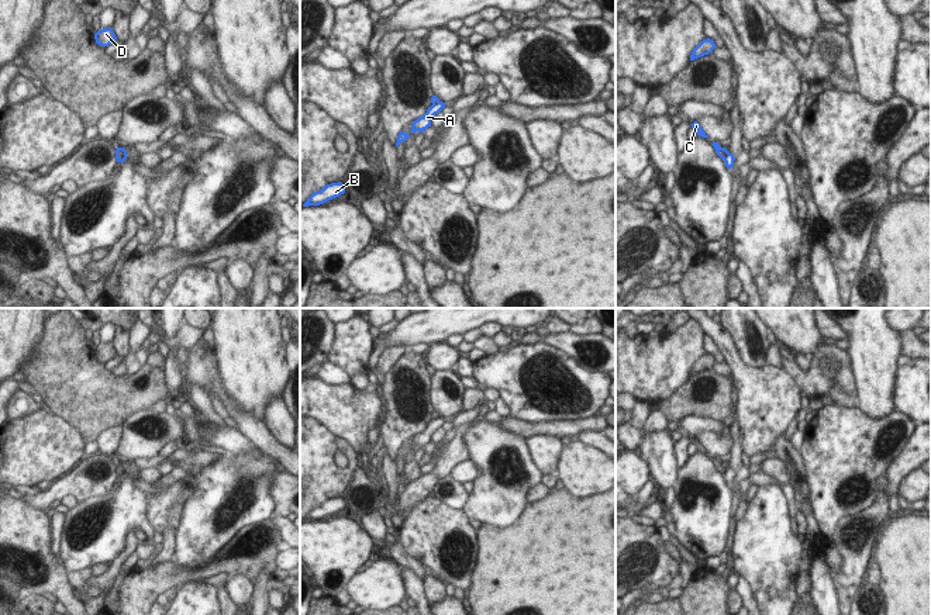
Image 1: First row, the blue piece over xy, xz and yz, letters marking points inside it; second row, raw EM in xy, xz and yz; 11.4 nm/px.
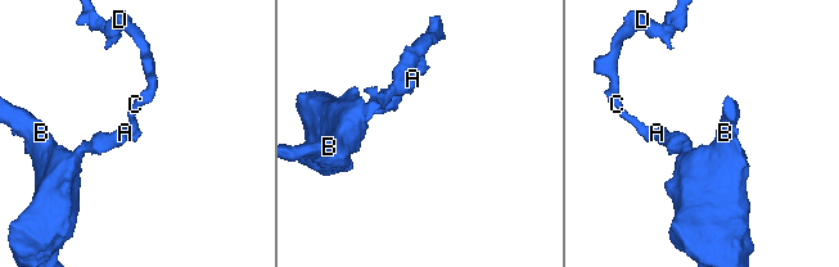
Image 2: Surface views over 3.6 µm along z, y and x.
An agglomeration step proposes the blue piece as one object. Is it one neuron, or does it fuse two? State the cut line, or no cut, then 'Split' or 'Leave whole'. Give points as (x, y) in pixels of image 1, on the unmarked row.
Split along yz (727, 466), (723, 473). Split

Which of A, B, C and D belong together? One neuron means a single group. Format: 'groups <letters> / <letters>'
groups A B / C D

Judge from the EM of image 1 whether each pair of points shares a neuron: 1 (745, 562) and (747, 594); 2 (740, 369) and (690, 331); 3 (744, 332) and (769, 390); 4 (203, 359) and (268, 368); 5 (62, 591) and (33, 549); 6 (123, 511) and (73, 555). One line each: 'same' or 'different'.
1: different
2: different
3: different
4: different
5: same
6: same

